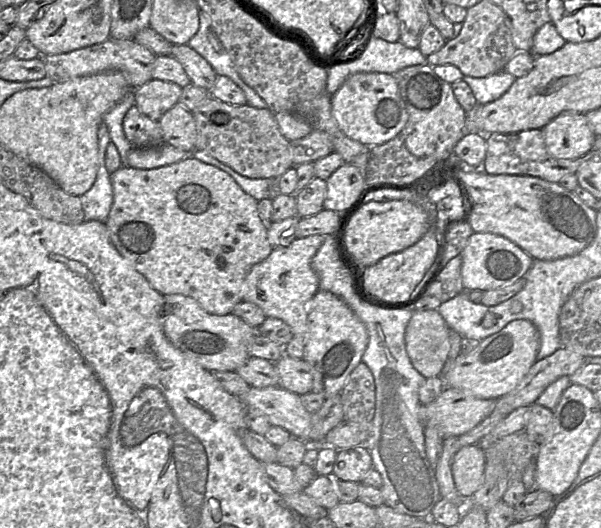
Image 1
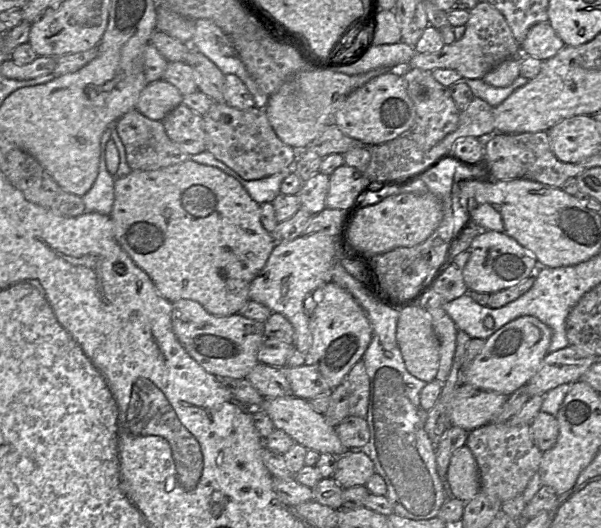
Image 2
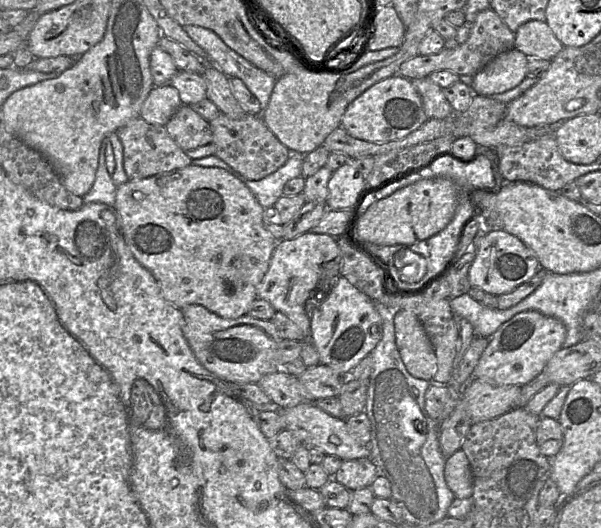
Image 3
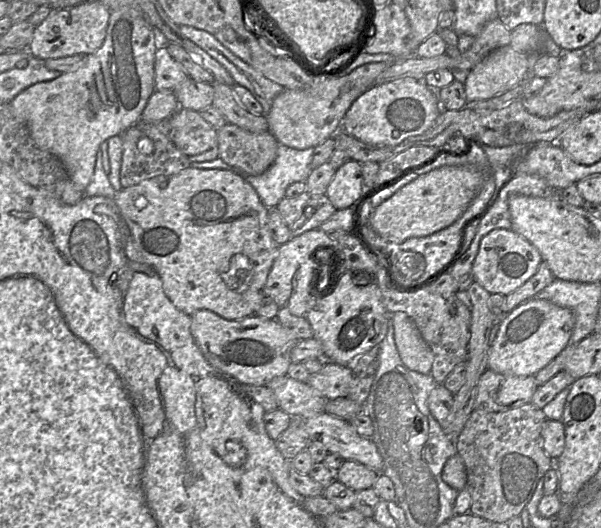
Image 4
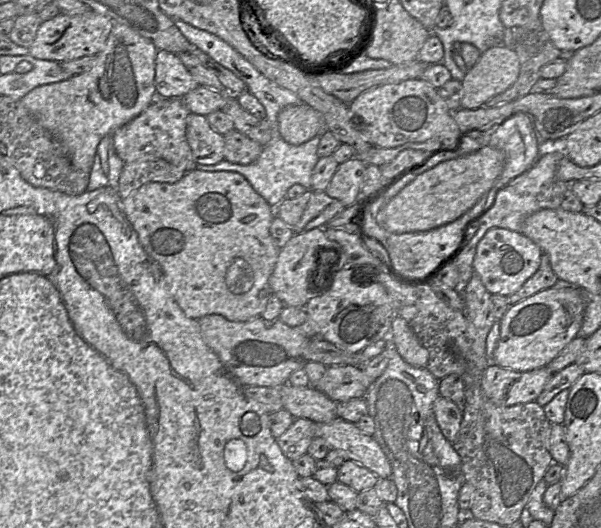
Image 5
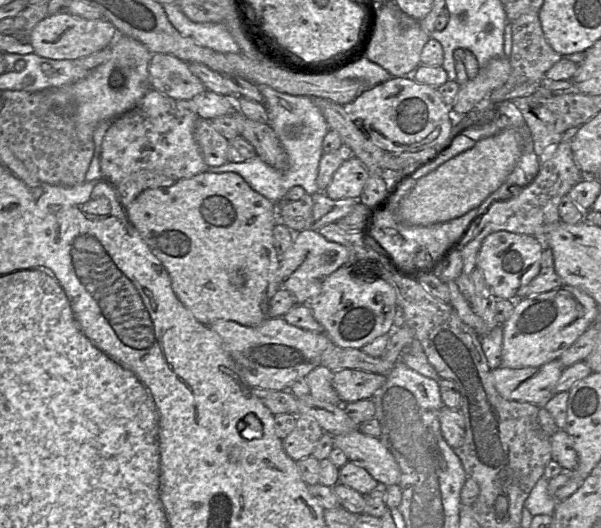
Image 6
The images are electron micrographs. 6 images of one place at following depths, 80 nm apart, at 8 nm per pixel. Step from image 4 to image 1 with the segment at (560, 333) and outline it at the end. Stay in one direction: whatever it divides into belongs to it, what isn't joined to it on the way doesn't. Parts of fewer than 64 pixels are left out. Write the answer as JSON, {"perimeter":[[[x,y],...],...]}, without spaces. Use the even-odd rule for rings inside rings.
{"perimeter":[[[514,320],[499,332],[483,339],[468,354],[459,354],[451,368],[443,375],[445,385],[470,392],[477,398],[497,400],[522,381],[537,361],[540,336],[528,320]]]}

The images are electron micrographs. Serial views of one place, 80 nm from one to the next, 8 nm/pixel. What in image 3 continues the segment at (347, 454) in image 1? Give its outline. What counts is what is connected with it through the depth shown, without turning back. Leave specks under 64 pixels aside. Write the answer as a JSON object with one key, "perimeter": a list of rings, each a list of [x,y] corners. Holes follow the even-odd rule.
{"perimeter":[[[369,457],[342,460],[334,479],[347,487],[351,492],[370,487],[377,476],[377,467]]]}

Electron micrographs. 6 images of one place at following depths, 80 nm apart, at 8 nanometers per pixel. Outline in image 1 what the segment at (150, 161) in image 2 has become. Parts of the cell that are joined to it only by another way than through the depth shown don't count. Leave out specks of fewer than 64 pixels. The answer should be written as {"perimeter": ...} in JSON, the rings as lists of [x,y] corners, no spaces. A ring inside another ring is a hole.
{"perimeter":[[[135,105],[127,111],[122,126],[132,148],[154,147],[164,143],[159,123],[142,114]]]}

